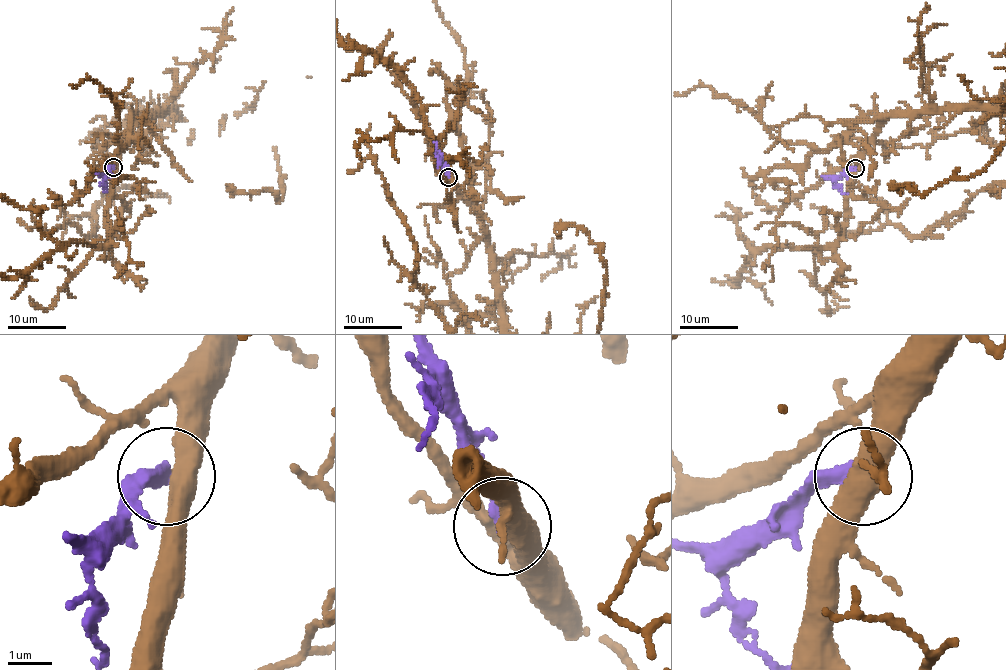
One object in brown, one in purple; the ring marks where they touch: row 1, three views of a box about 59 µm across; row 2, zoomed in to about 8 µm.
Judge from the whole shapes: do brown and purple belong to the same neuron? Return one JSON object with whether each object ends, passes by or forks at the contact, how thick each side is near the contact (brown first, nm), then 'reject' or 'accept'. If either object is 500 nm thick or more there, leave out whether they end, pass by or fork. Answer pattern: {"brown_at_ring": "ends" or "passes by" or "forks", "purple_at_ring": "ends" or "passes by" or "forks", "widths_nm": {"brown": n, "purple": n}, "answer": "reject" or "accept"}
{"widths_nm": {"brown": 550, "purple": 320}, "answer": "reject"}

